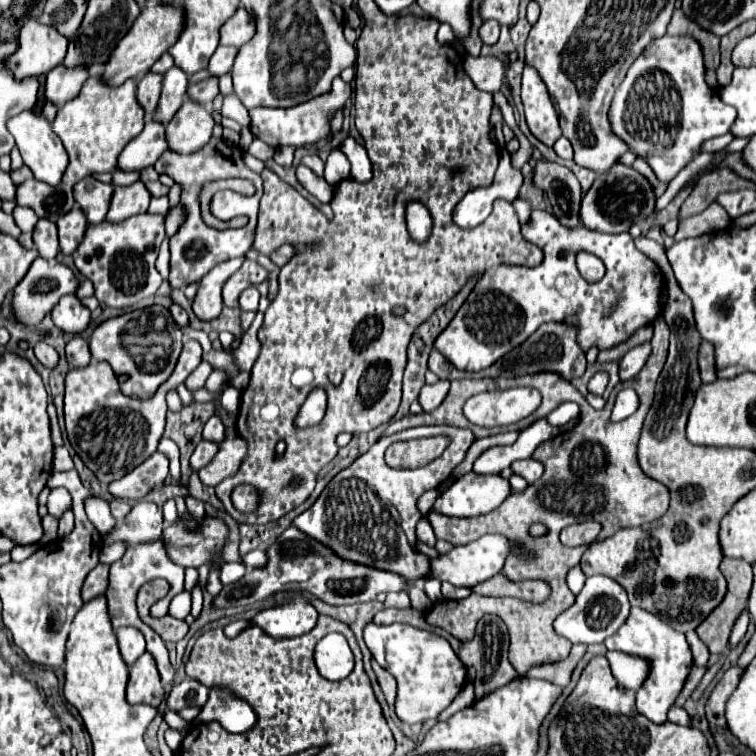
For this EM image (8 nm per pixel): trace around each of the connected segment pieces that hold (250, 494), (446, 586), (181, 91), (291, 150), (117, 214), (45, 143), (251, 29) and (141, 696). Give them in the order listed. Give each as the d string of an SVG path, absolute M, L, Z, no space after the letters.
M240 485L232 491L232 503L238 511L250 513L258 507L258 491L250 485Z
M442 583L442 595L446 599L458 601L458 599L466 599L468 595L472 595L472 589L458 589L458 587L450 585L450 583Z
M172 67L168 73L164 73L164 93L160 95L160 103L152 113L154 121L162 125L170 123L170 119L176 115L176 109L180 109L180 105L184 103L186 85L188 77L186 73L180 73L180 69Z
M284 147L284 149L278 149L274 153L274 161L280 163L280 165L290 165L292 159L294 159L294 153L296 153L296 147Z
M136 181L134 185L128 187L114 187L114 197L106 221L110 223L126 221L128 217L146 213L148 205L150 205L150 193L142 181Z
M24 111L8 121L8 129L10 129L12 137L16 139L20 155L22 155L24 163L30 167L30 171L34 173L34 177L42 183L48 183L50 187L58 187L62 181L62 175L68 167L68 153L66 153L62 141L52 133L52 127L46 121L46 117L34 115L32 111Z
M238 7L236 13L220 29L220 45L242 47L256 35L256 23L244 7Z
M148 651L136 661L134 667L130 667L126 699L128 703L146 703L152 707L158 707L164 699L160 673L156 669L154 657Z

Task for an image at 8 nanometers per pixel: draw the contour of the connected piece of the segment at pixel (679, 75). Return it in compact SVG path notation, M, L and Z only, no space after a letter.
M664 35L660 39L654 39L632 63L632 67L626 73L626 79L616 89L616 95L608 111L608 119L612 133L620 137L630 147L632 153L642 157L650 165L658 181L670 183L700 153L704 141L720 137L730 131L736 119L736 109L724 105L718 97L718 91L706 85L704 57L700 43L688 35L676 35L676 37Z

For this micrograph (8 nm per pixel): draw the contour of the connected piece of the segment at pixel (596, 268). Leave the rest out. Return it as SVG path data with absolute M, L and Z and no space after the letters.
M580 251L576 253L576 265L578 265L578 271L580 275L586 279L586 281L600 281L606 273L606 267L604 263L592 255L592 253L586 253L586 251Z

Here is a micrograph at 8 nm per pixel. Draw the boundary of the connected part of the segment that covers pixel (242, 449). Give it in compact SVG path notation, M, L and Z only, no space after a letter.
M234 425L234 437L225 437L212 463L198 471L202 483L215 487L226 477L234 475L246 457L247 448L247 442L238 436Z

